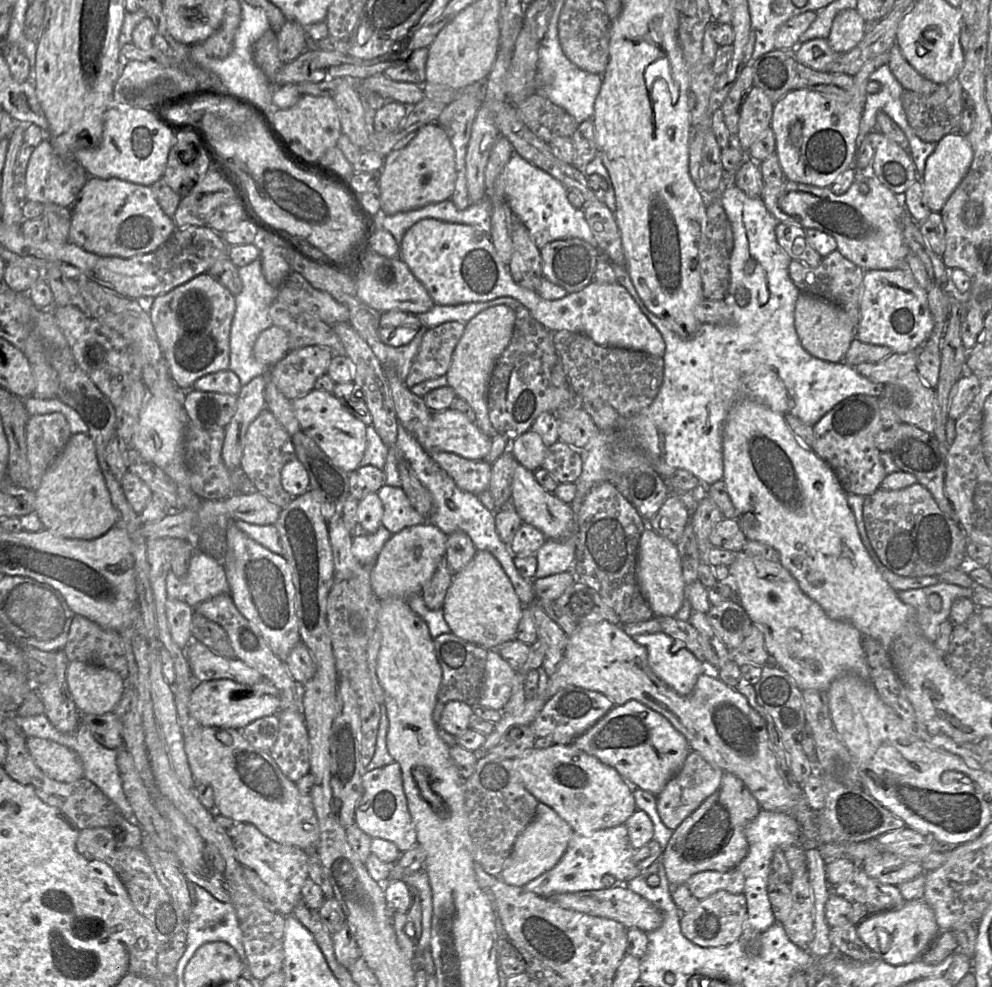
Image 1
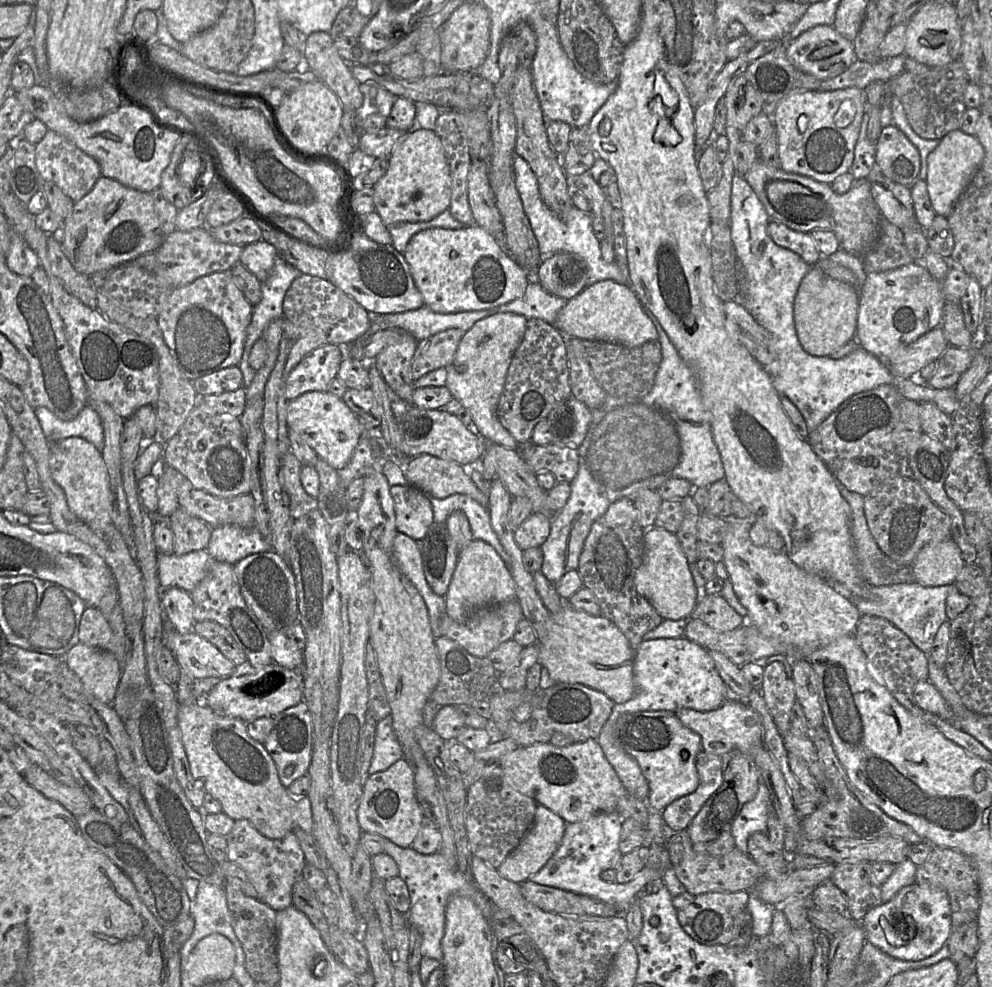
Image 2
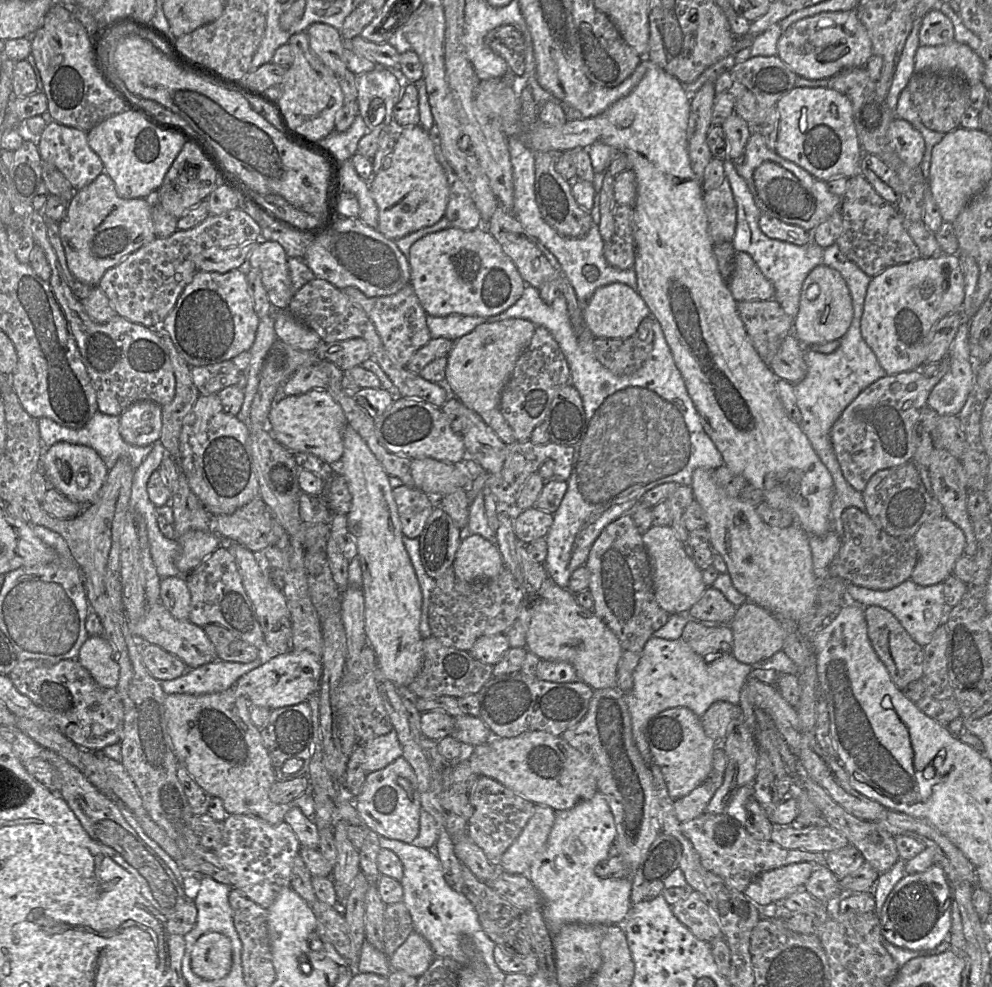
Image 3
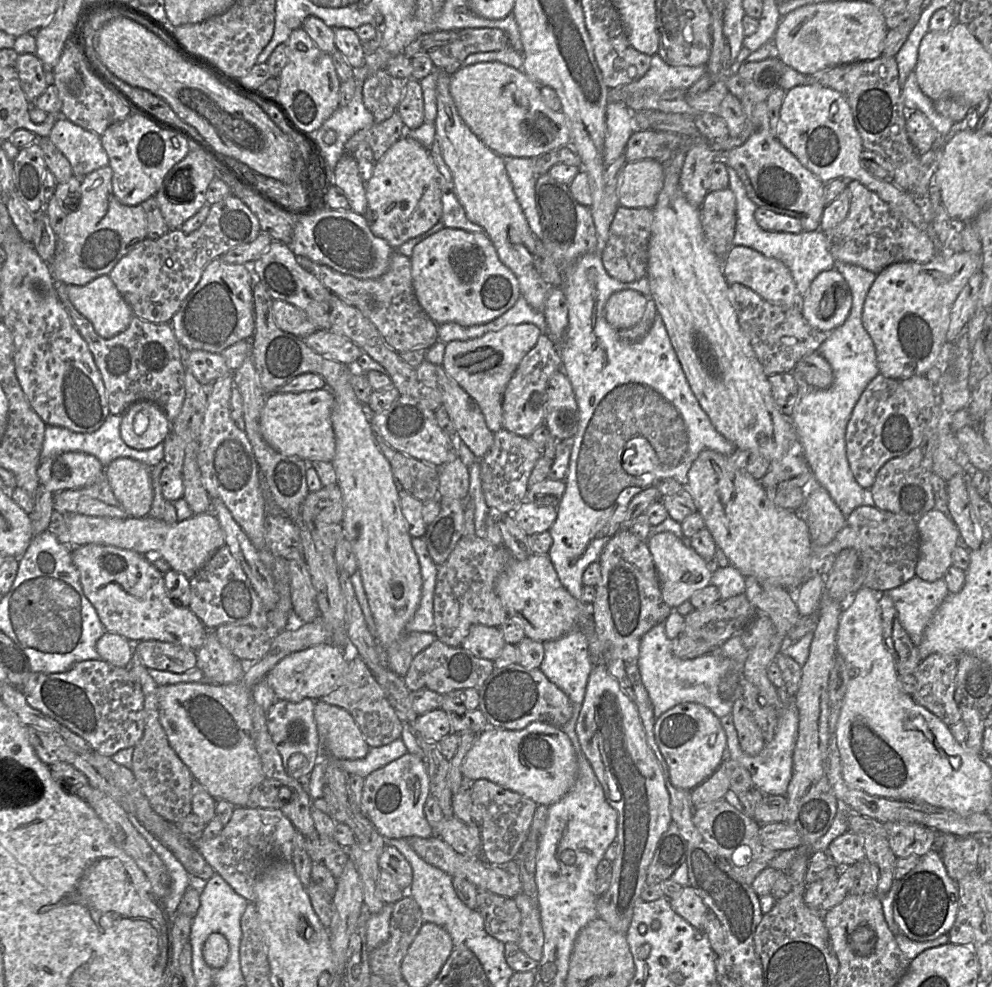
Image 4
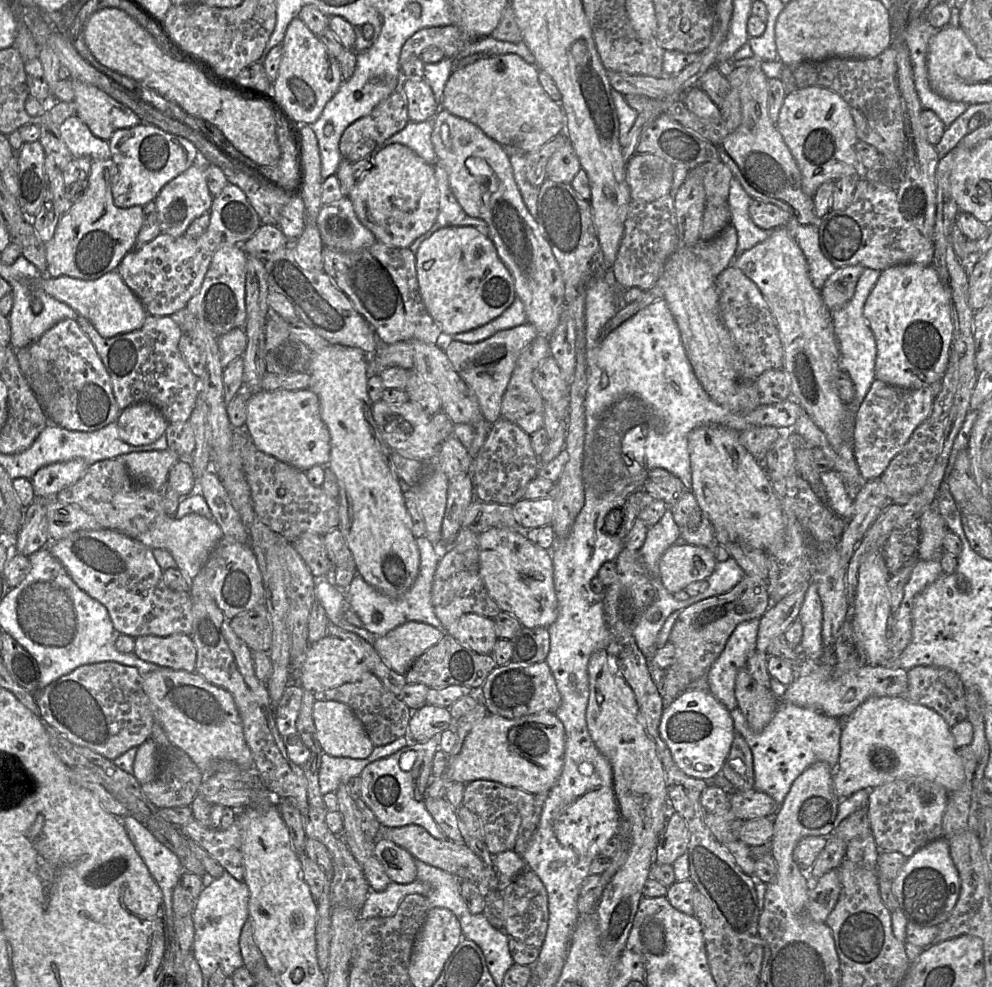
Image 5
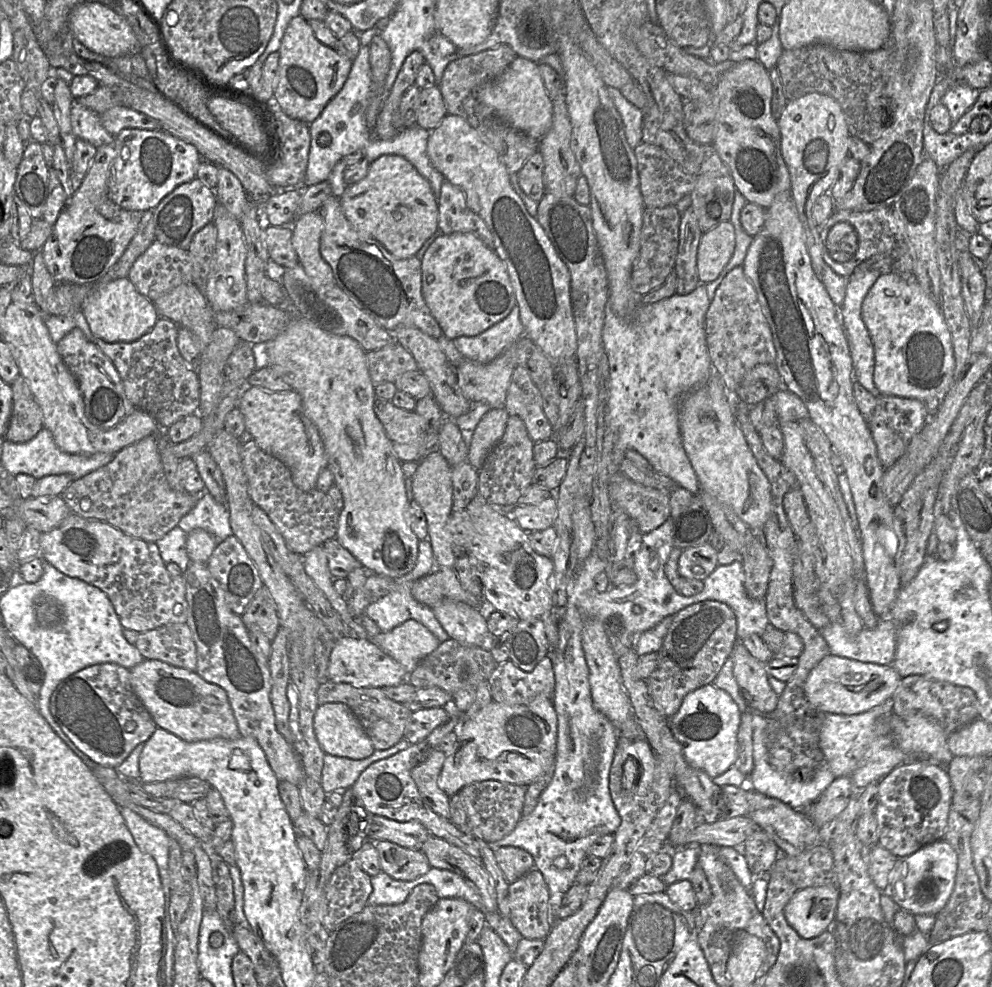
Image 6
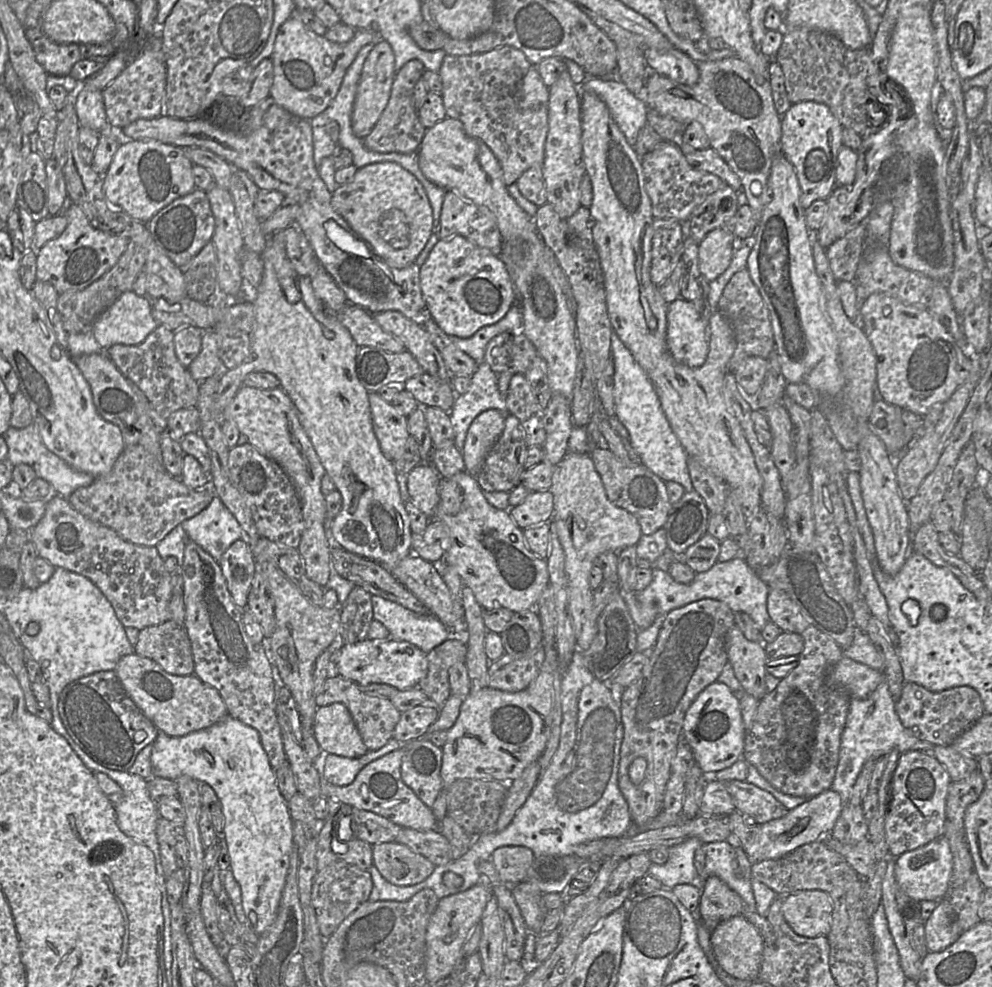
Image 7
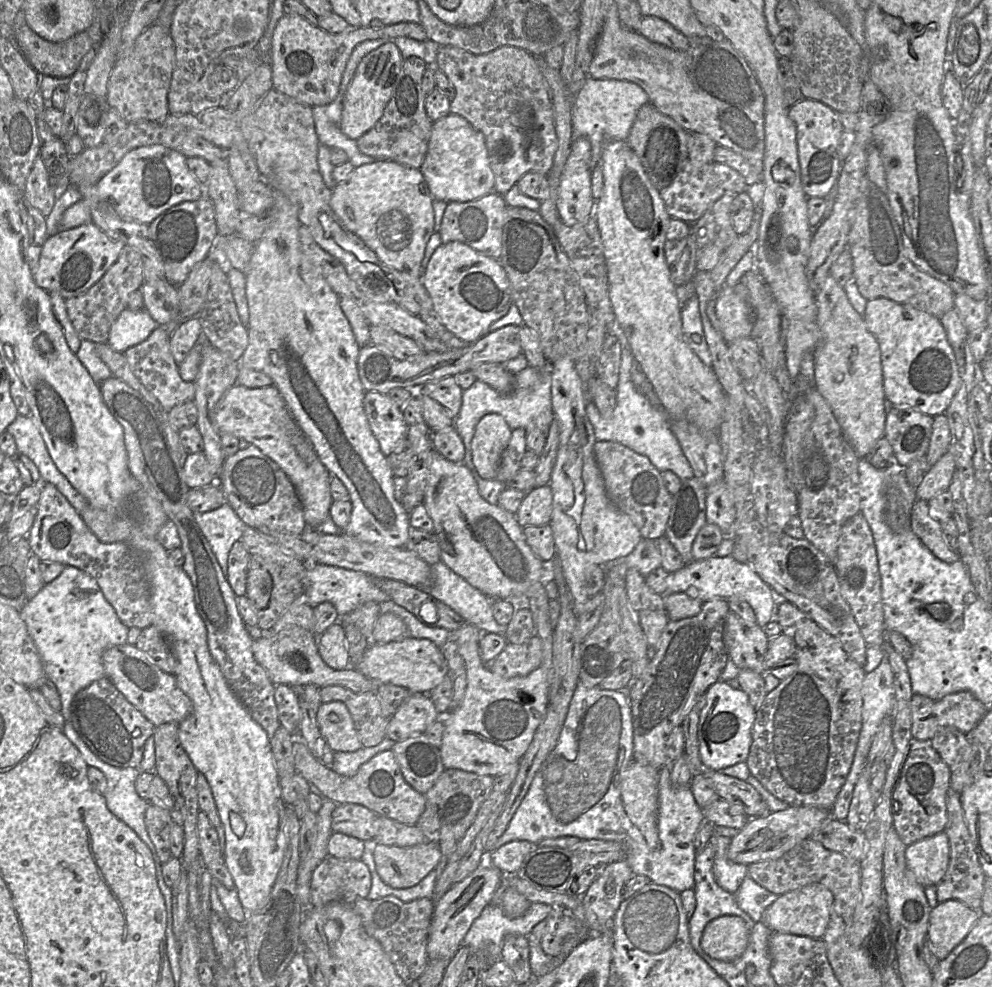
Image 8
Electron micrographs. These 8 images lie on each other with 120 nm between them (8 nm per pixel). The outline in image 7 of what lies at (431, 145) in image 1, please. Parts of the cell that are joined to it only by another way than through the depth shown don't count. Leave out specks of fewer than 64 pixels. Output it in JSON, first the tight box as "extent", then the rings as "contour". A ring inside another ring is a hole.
{"extent":[331,162,432,269],"contour":[[[395,162],[358,169],[350,183],[337,186],[331,205],[378,257],[397,269],[414,263],[432,234],[432,208],[422,184]]]}

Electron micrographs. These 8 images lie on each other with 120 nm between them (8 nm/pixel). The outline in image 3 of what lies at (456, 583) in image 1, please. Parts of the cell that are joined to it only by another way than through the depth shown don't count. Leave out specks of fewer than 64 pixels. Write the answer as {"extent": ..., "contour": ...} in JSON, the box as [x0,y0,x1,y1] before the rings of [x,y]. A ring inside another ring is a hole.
{"extent":[452,533,505,582],"contour":[[[464,533],[452,568],[457,578],[476,582],[497,577],[505,565],[495,543],[478,534]]]}

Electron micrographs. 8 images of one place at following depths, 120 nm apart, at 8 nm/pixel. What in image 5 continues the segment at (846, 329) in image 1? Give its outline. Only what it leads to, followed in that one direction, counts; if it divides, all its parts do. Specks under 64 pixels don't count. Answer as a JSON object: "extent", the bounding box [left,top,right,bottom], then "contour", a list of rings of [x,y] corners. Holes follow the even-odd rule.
{"extent":[820,266,864,311],"contour":[[[862,266],[838,268],[826,280],[820,293],[825,305],[831,311],[844,307],[850,301],[864,269]]]}

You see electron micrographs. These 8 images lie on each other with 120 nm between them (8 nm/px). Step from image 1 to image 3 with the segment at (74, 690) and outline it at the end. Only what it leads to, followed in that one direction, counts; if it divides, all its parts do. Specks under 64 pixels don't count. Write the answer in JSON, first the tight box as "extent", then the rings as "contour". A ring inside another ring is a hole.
{"extent":[77,636,117,689],"contour":[[[104,636],[89,637],[81,646],[77,660],[100,687],[112,689],[117,686],[117,653]]]}

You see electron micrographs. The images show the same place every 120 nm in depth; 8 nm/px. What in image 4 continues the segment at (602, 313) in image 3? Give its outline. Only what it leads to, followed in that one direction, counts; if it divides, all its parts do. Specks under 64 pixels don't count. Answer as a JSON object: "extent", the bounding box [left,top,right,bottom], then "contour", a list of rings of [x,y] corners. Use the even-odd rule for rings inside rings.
{"extent":[605,289,648,330],"contour":[[[633,289],[613,293],[605,305],[605,318],[617,330],[635,326],[643,316],[648,298]]]}

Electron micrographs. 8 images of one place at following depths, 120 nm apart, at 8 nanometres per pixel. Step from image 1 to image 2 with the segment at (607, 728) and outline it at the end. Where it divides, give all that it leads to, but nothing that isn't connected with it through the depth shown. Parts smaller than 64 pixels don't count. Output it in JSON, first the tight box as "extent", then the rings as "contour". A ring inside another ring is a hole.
{"extent":[614,710,702,812],"contour":[[[667,710],[622,714],[614,737],[639,764],[648,782],[648,805],[660,812],[676,799],[694,792],[699,785],[696,756],[702,750],[701,737],[683,725],[675,712]]]}

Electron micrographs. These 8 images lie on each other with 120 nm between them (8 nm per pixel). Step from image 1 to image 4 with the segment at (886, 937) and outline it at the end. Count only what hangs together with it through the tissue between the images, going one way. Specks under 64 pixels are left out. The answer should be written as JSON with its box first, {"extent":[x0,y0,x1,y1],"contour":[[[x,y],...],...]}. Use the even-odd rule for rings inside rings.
{"extent":[893,849,959,942],"contour":[[[931,849],[920,857],[919,863],[897,881],[893,900],[893,917],[898,933],[917,942],[934,940],[948,934],[959,906],[959,887],[947,872],[941,853]]]}

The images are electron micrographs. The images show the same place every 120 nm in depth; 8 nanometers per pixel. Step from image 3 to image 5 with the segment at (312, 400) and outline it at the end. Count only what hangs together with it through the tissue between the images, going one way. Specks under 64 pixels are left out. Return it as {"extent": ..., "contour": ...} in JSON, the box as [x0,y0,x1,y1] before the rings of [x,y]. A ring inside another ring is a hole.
{"extent":[246,389,331,472],"contour":[[[260,389],[247,396],[246,425],[250,440],[262,452],[306,472],[313,466],[328,466],[331,440],[320,415],[318,396],[311,389]]]}

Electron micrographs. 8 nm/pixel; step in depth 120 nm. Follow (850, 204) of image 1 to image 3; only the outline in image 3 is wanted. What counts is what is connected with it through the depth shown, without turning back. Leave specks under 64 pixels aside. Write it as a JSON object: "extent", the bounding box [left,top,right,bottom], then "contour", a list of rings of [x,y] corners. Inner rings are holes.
{"extent":[733,130,842,236],"contour":[[[752,130],[744,154],[733,162],[762,213],[800,226],[812,236],[817,225],[834,212],[841,211],[842,197],[831,193],[825,181],[815,178],[795,163],[779,156],[776,151],[768,149],[759,130]]]}

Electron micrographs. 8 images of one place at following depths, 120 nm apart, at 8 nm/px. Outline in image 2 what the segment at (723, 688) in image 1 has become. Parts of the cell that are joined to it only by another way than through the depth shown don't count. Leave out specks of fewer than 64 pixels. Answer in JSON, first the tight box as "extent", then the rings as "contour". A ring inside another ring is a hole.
{"extent":[536,602,764,759],"contour":[[[567,602],[536,632],[538,662],[548,670],[556,684],[583,684],[603,692],[615,704],[629,701],[636,693],[633,666],[636,651],[622,631],[605,616],[593,616]],[[731,694],[718,709],[699,712],[689,708],[681,708],[675,711],[675,715],[684,726],[701,737],[701,751],[722,757],[724,754],[736,749],[752,756],[754,759],[756,749],[764,745],[764,727],[761,716],[748,704],[743,703]]]}

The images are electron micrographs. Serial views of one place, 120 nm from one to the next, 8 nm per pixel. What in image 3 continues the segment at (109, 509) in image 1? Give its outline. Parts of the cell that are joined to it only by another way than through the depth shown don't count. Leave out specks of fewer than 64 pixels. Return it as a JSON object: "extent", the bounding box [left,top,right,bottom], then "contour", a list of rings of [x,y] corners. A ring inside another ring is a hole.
{"extent":[41,442,109,506],"contour":[[[57,442],[45,448],[41,457],[41,471],[52,488],[83,506],[89,505],[97,498],[109,472],[93,448],[68,442]]]}

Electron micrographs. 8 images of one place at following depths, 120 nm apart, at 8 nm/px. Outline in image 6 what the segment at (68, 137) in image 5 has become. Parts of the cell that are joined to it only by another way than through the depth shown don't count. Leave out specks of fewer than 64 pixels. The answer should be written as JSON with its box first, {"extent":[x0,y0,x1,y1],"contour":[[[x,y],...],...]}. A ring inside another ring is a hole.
{"extent":[71,102,115,148],"contour":[[[77,102],[71,107],[71,126],[76,138],[83,139],[96,148],[114,142],[115,137],[103,127],[100,115]]]}

